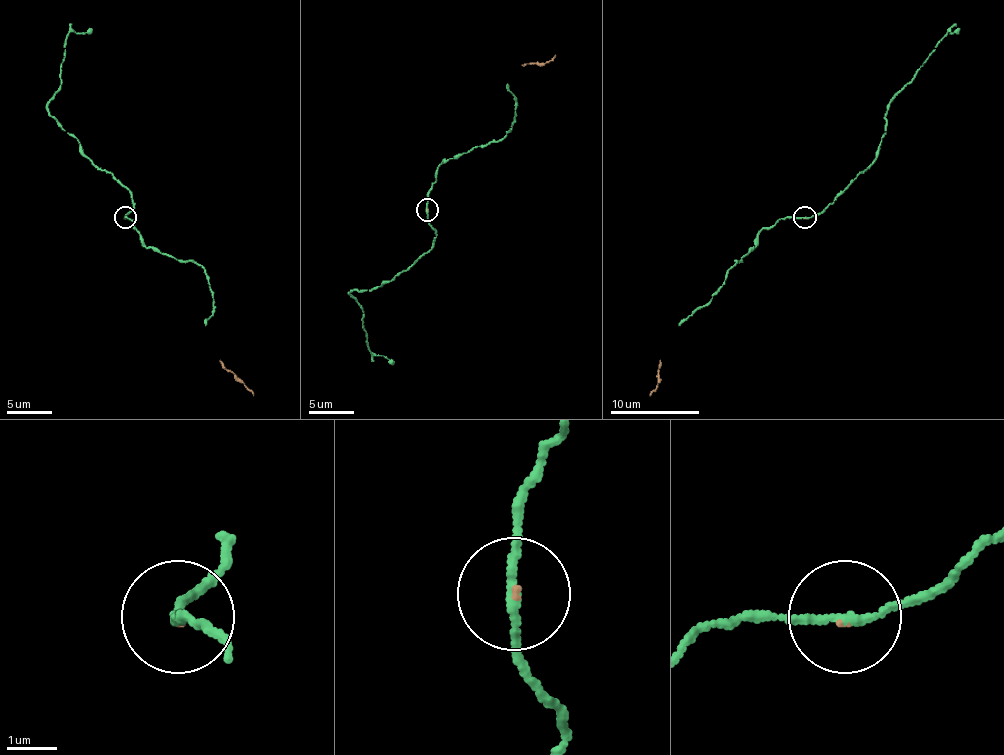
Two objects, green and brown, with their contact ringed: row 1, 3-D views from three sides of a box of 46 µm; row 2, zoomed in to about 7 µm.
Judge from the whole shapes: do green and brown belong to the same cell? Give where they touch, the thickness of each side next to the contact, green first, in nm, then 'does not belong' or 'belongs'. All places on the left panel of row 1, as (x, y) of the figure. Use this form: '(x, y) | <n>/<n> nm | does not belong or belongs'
(125, 217) | 160/50 nm | belongs

